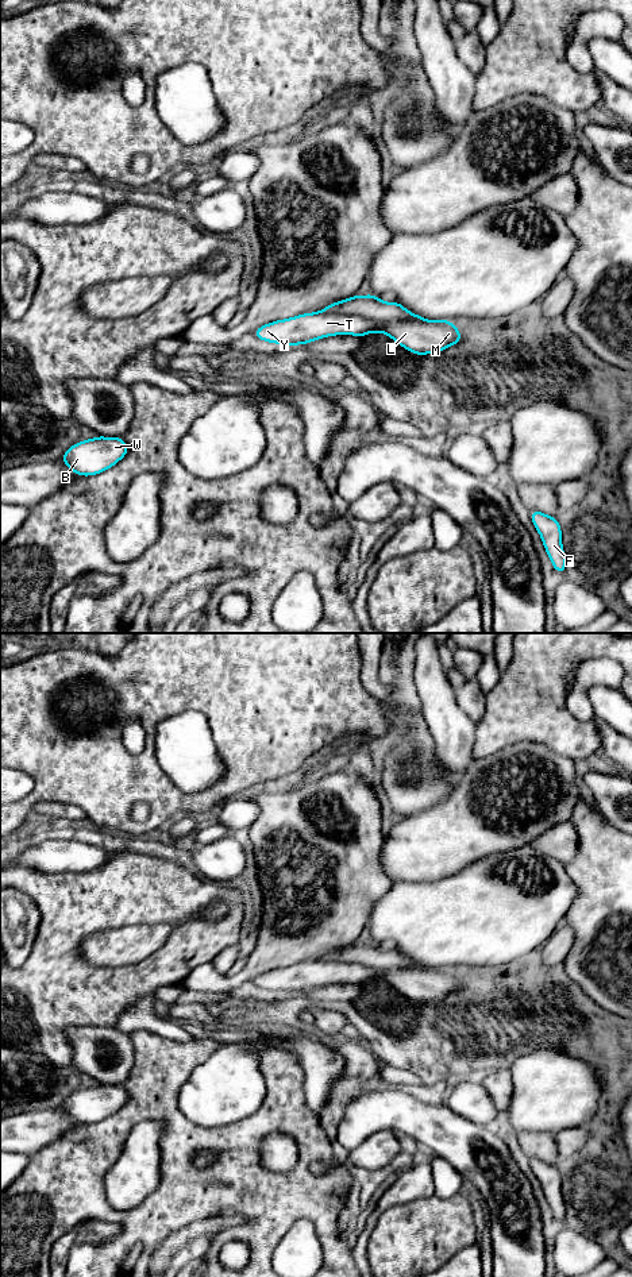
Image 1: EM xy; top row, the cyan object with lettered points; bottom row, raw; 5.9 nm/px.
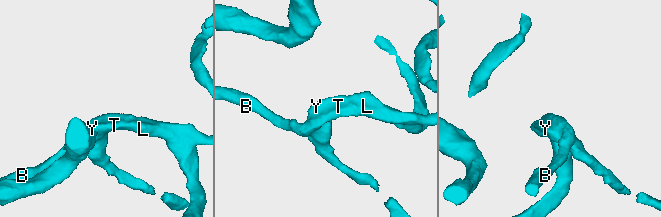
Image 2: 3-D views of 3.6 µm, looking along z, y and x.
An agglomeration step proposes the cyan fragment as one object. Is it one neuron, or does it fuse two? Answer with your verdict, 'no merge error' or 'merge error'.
no merge error

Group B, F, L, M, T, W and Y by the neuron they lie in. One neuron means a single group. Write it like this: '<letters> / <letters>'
B F L M T W Y

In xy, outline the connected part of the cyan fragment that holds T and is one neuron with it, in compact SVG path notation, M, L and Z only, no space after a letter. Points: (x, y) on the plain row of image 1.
M374 942L354 944L327 953L321 960L277 968L255 977L255 985L281 994L308 992L335 983L365 984L381 980L416 1003L455 994L462 981L451 968L427 968L400 950L385 950Z

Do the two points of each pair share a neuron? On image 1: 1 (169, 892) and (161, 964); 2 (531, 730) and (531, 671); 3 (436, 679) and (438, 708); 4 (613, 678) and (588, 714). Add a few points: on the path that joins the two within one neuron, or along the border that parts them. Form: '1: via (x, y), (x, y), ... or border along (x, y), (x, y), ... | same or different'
1: via (205, 892), (222, 892), (232, 915), (197, 941) | same
2: via (531, 716), (531, 686) | same
3: via (436, 686), (438, 701) | same
4: via (600, 678), (593, 678), (582, 689), (582, 701) | same

